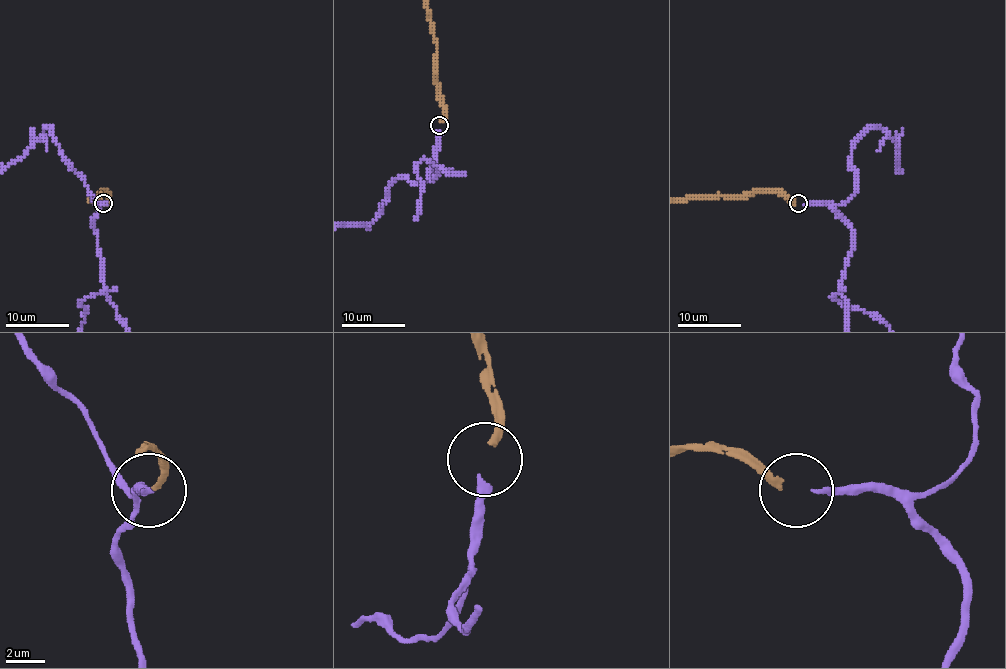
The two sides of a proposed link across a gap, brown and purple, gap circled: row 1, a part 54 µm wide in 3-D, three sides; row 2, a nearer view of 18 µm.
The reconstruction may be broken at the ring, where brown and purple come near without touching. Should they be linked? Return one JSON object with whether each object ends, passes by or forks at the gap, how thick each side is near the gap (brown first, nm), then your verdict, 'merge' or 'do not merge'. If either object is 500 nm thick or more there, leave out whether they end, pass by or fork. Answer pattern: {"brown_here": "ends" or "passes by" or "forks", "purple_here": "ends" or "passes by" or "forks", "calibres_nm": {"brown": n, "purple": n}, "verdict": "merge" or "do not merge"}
{"brown_here": "ends", "purple_here": "ends", "calibres_nm": {"brown": 280, "purple": 320}, "verdict": "merge"}

